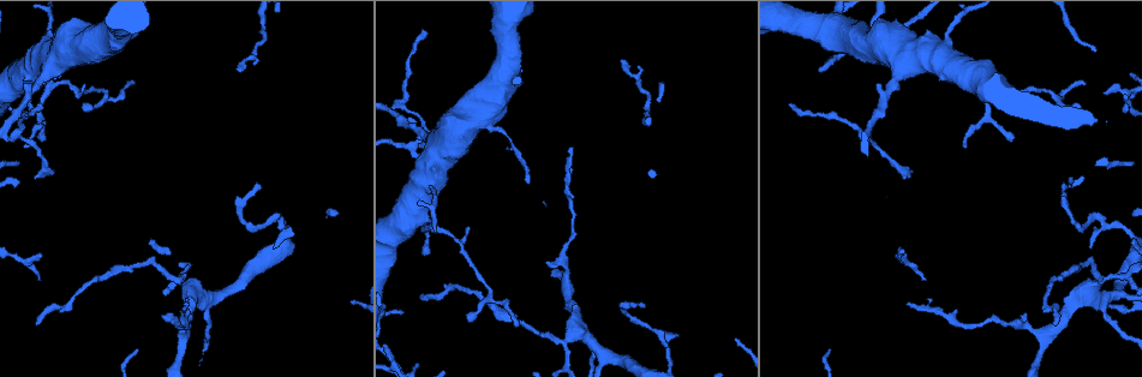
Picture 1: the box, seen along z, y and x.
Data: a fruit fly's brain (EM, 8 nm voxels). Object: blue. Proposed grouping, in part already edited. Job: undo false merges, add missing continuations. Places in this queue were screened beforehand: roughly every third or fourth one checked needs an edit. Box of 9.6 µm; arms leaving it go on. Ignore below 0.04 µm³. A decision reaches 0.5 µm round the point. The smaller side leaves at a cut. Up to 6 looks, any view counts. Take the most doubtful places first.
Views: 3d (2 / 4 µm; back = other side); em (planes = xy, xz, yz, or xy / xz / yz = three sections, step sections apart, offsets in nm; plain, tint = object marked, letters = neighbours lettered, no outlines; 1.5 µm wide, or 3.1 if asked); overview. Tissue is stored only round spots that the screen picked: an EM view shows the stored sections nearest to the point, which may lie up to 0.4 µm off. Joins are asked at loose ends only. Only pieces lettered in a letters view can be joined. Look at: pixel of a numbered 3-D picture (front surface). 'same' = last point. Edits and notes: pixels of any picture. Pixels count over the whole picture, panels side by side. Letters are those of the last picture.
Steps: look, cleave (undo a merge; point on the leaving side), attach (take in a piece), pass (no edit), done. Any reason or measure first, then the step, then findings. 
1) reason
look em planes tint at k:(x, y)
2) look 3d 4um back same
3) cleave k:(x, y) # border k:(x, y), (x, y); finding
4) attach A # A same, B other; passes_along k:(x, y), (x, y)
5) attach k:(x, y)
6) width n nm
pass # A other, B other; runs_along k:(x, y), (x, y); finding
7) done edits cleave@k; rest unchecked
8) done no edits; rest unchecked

sudden change in width
look 3d 4um at 1:(492, 123)

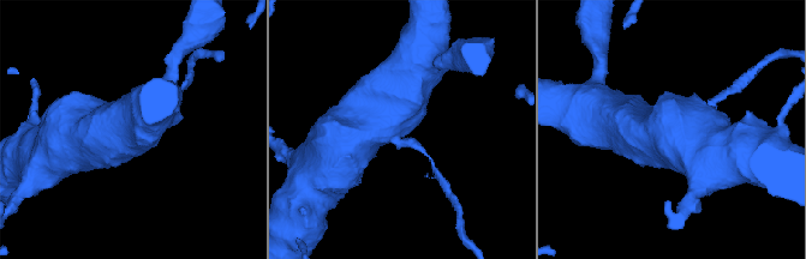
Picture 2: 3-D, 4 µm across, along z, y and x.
look em planes plain at 2:(399, 137)

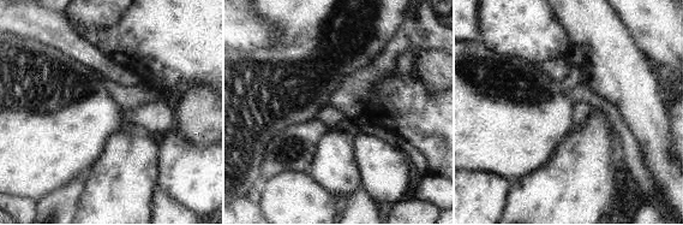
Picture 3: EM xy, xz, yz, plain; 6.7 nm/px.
what lies round it
look em planes letters same

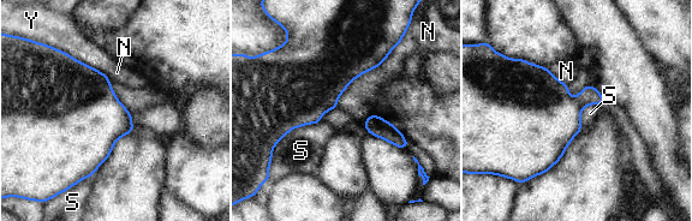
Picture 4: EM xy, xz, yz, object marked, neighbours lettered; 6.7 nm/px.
longest_contact N 500 nm
pass # N other, S other, Y other; all the same cell

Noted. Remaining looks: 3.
end of a long branch
look 3d 2um at 1:(422, 294)

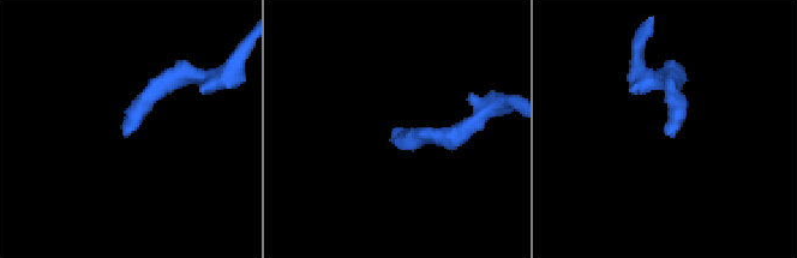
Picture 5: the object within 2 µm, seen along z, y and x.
need the tissue
look em planes letters at 5:(667, 134)

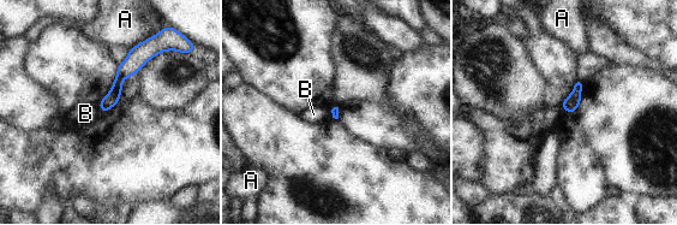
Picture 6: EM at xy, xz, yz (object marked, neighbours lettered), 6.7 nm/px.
pass # A other, B other; no lettered piece goes on from it

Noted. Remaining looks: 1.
branch stops here
look em xy step 4 letters at 1:(39, 104)

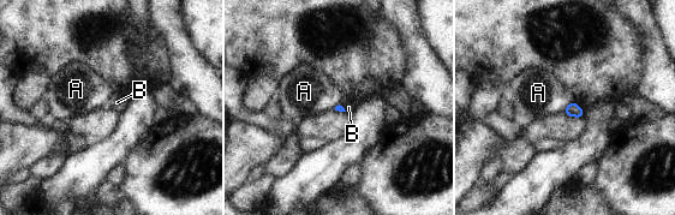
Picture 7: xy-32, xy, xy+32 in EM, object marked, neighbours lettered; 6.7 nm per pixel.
pass # A other, B other; none of them fits

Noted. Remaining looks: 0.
done no edits; rest unchecked

